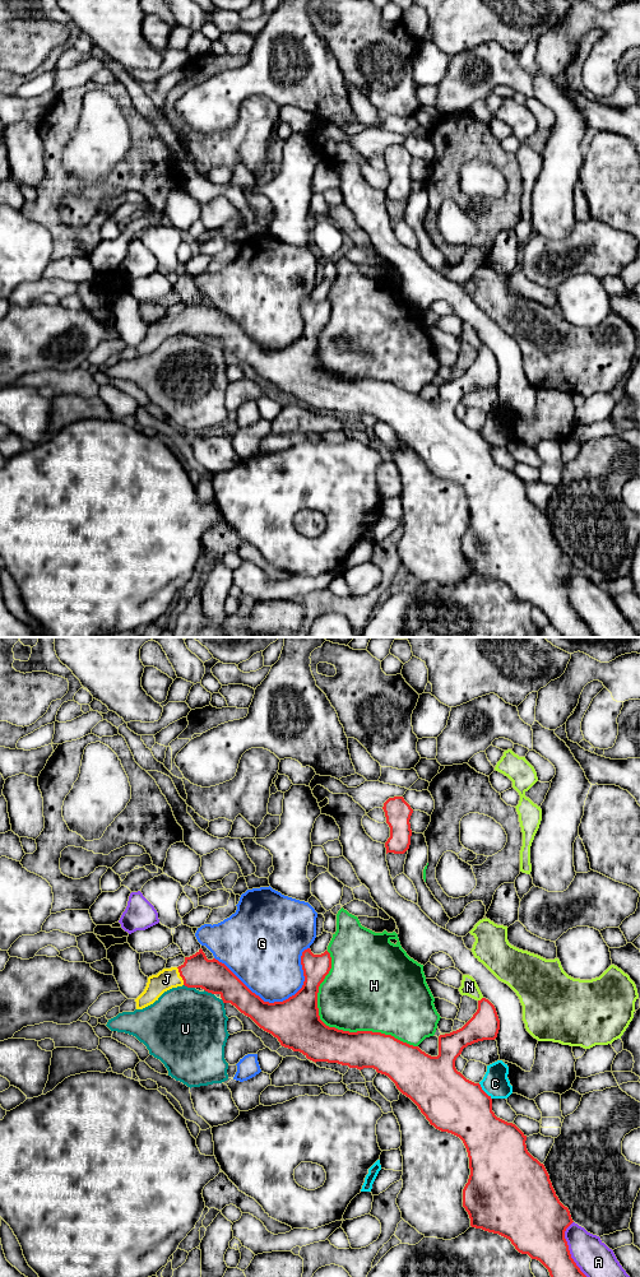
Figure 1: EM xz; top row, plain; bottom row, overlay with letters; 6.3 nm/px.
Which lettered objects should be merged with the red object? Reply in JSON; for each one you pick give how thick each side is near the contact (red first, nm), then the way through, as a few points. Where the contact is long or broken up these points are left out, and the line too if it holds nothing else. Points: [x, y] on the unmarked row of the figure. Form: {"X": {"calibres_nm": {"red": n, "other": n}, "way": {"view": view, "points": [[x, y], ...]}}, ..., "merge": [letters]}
{"J": {"calibres_nm": {"red": 200, "other": 130}, "way": {"view": "xz", "points": [[198, 319], [180, 323], [166, 326]]}}, "merge": ["J"]}

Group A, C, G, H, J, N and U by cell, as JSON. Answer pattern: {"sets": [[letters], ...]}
{"sets": [["A"], ["C"], ["G"], ["H"], ["J"], ["N"], ["U"]]}

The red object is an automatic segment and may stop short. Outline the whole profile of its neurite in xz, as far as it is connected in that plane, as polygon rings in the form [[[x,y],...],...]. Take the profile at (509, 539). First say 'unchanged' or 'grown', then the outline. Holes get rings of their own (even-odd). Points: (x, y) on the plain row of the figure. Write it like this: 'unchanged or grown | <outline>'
grown | [[[200,296],[195,302],[185,305],[181,314],[163,316],[149,324],[144,339],[135,347],[136,357],[153,352],[172,335],[201,335],[219,342],[223,350],[235,353],[260,376],[277,385],[282,394],[300,399],[315,410],[338,410],[360,418],[374,415],[388,423],[418,454],[431,473],[463,488],[470,516],[463,537],[463,554],[469,562],[470,574],[509,586],[519,600],[539,608],[561,637],[595,637],[571,605],[565,579],[574,568],[569,556],[556,543],[544,512],[528,500],[527,483],[515,472],[497,465],[492,459],[491,444],[479,431],[467,427],[455,415],[455,408],[464,395],[497,385],[500,367],[495,353],[486,345],[478,348],[477,359],[462,376],[439,384],[439,403],[431,404],[391,382],[349,380],[326,373],[319,363],[317,340],[331,316],[330,301],[325,298],[314,302],[307,296],[302,299],[301,312],[305,324],[302,335],[283,349],[269,350],[252,340],[224,311],[215,306],[208,307]]]

